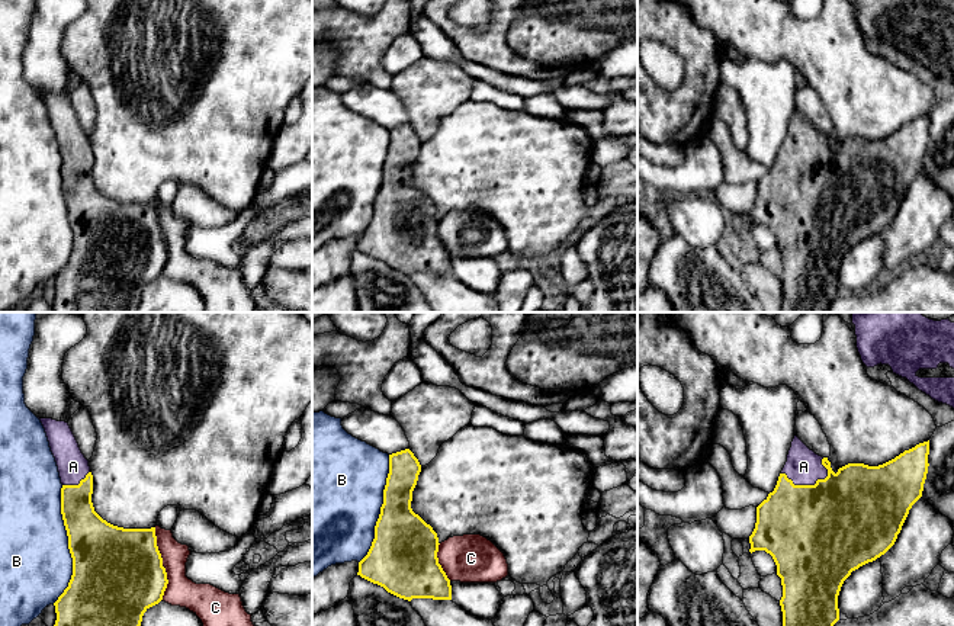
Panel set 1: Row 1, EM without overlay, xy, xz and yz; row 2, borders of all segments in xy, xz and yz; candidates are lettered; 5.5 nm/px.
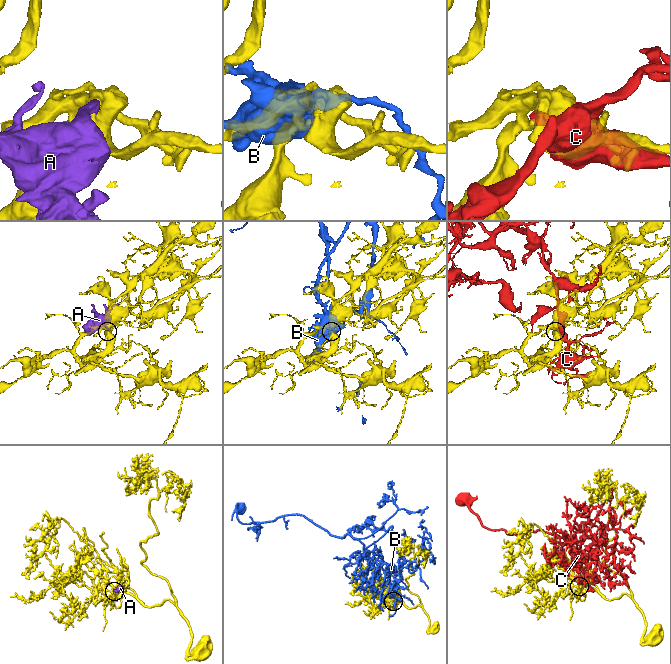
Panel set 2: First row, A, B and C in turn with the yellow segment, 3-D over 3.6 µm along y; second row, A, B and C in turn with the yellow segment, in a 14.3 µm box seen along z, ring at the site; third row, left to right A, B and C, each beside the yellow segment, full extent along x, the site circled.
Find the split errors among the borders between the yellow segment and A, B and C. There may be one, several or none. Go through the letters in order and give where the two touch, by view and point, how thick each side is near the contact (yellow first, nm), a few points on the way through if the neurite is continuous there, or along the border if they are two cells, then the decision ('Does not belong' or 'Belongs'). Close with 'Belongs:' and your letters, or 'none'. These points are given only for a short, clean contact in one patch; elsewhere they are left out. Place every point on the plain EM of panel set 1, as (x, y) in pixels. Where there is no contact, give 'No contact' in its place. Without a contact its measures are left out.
A: Touches yellow at yz (806, 160). Thickness 500 nm (yellow) against 200 nm. Path across: yz (810, 205), (810, 176), (806, 160), (803, 141). Belongs
B: Touches yellow at xy (68, 220). Thickness 420 nm (yellow) against 400 nm. Does not belong
C: Touches yellow at xy (161, 238). Thickness 500 nm (yellow) against 160 nm. Does not belong
Belongs: A

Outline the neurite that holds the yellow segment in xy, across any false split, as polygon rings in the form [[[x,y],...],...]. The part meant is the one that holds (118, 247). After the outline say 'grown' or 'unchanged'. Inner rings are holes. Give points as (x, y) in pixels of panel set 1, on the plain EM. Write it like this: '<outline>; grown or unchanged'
[[[39,93],[61,153],[61,189],[73,232],[68,261],[54,277],[52,312],[136,312],[144,288],[163,275],[168,254],[155,202],[123,203],[103,195],[93,182],[89,135],[65,96]]]; grown

